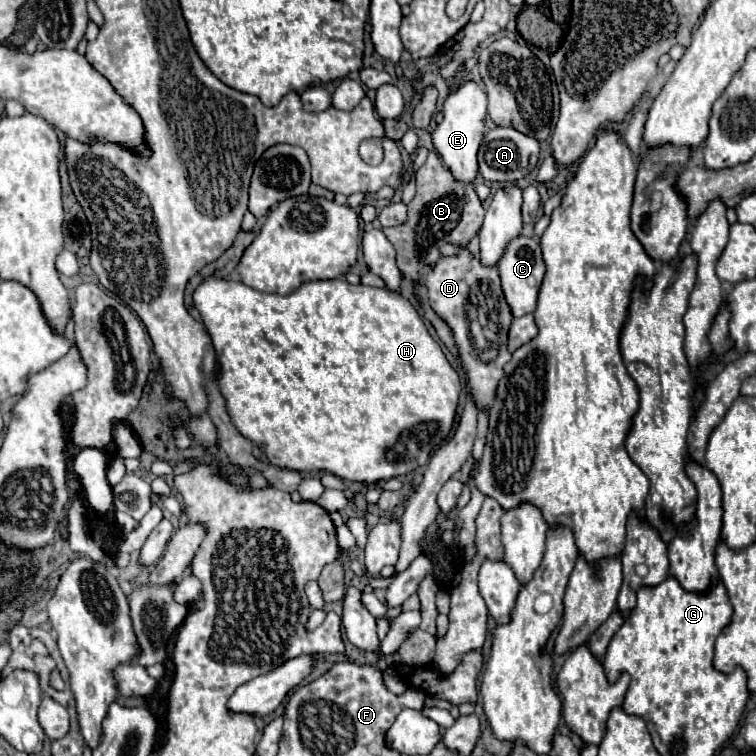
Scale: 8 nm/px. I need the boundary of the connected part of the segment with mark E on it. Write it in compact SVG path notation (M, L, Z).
M473 81L459 85L457 93L451 93L445 99L443 113L445 113L445 119L431 133L433 147L435 147L437 155L443 159L443 163L447 165L447 169L453 173L455 181L473 185L473 181L477 179L477 173L479 173L477 151L483 141L483 125L485 125L485 117L487 117L487 97L485 97L483 87L479 87Z

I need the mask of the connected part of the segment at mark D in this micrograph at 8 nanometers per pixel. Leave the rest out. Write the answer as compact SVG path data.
M461 249L457 257L441 257L437 261L427 277L427 289L431 307L453 329L477 405L489 409L497 383L501 381L503 365L511 357L507 351L507 331L513 315L501 293L497 267L483 267L467 249Z

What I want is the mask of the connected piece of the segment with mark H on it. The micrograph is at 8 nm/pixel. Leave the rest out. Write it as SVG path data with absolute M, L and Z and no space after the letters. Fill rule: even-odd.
M211 275L203 283L199 283L199 287L193 293L193 301L197 311L201 313L203 327L207 329L215 349L215 363L217 363L215 383L221 395L225 397L227 413L237 431L245 439L253 441L267 455L271 465L293 471L327 471L345 481L377 483L377 481L387 481L391 477L407 475L413 469L427 465L429 453L433 453L433 449L449 435L455 421L455 409L459 403L461 377L449 365L449 361L441 351L441 345L429 335L425 323L403 295L393 293L385 287L377 289L367 285L351 285L345 279L307 281L289 295L269 295L253 287L247 287L241 281L227 281Z

